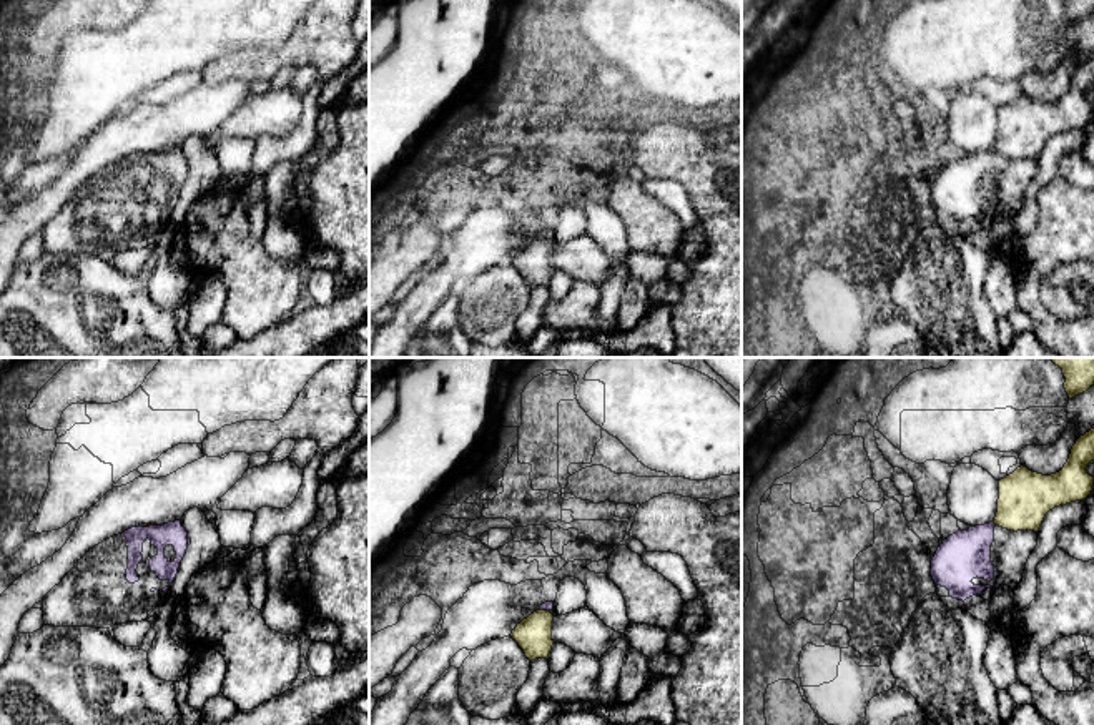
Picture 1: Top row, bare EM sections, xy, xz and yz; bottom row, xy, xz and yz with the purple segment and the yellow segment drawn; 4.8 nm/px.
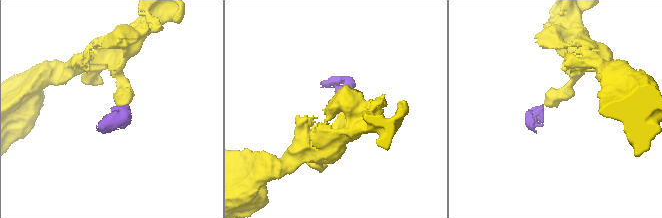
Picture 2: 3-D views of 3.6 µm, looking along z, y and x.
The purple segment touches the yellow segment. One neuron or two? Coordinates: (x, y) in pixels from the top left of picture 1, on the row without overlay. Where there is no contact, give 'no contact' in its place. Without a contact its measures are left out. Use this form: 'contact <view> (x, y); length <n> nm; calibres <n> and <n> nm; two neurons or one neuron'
contact xz (544, 236); length 40 nm; calibres 50 and 180 nm; two neurons

